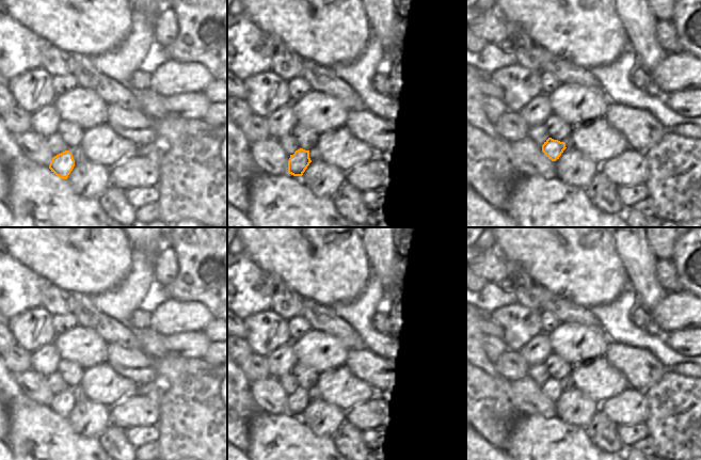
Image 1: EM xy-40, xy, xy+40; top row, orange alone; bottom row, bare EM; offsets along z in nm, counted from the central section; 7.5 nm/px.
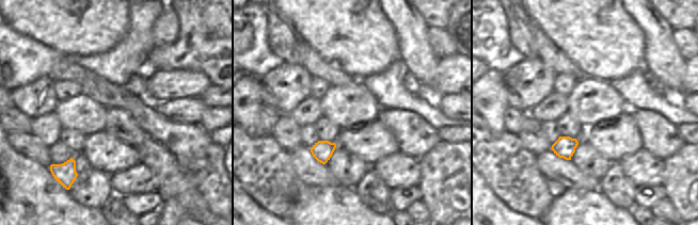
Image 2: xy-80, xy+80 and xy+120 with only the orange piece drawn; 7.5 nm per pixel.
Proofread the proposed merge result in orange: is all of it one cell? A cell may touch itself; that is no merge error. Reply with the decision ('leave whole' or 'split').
leave whole

